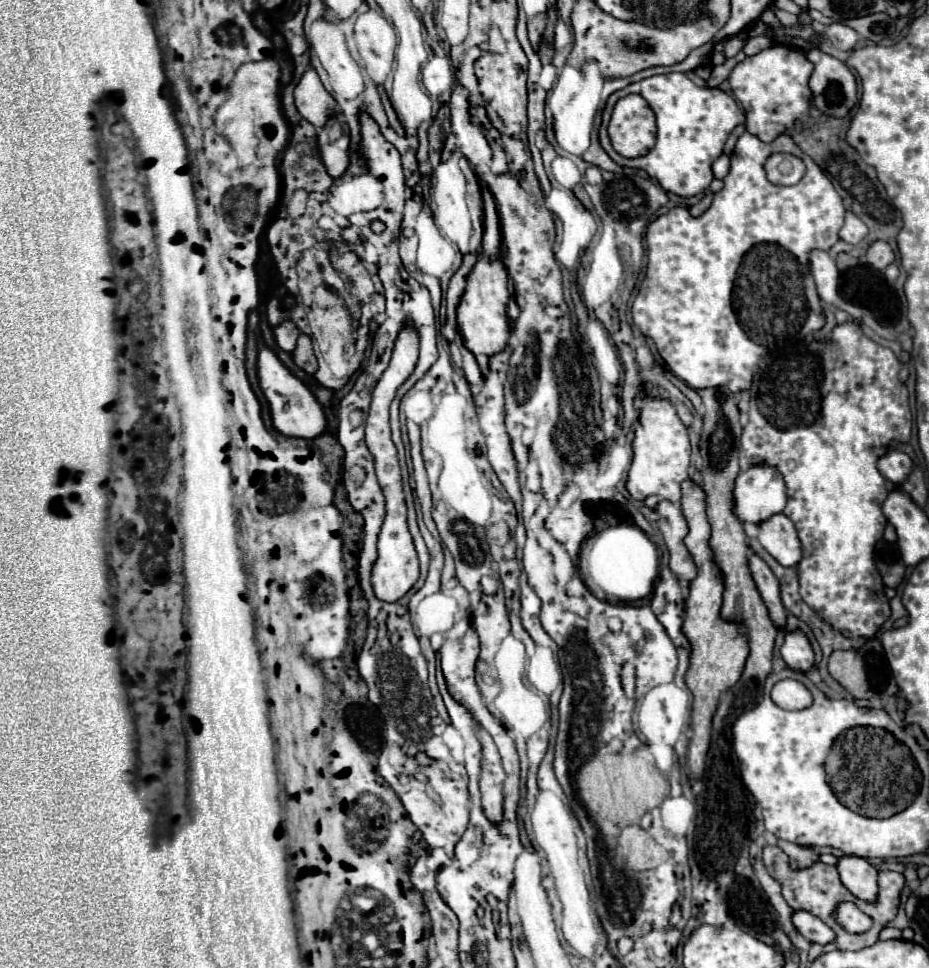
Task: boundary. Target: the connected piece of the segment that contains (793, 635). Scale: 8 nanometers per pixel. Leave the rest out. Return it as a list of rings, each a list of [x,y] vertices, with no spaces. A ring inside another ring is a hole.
[[[790,631],[786,633],[786,641],[782,645],[782,659],[786,667],[796,671],[808,671],[814,663],[814,651],[810,647],[810,641],[802,631]]]

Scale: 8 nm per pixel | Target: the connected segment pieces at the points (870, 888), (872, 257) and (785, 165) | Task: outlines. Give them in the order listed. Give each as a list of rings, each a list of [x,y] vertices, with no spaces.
[[[842,857],[838,861],[838,873],[844,887],[858,899],[874,903],[878,895],[878,871],[860,857]]]
[[[876,241],[876,243],[870,245],[866,259],[868,259],[868,263],[874,269],[882,271],[882,269],[886,269],[894,261],[894,251],[892,251],[892,247],[886,241]]]
[[[776,153],[766,161],[766,175],[776,185],[794,185],[804,175],[804,163],[786,153]]]

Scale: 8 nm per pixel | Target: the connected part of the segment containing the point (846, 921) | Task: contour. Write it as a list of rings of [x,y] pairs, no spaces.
[[[840,903],[836,911],[836,919],[842,923],[844,929],[852,931],[864,931],[872,923],[868,915],[864,915],[854,903]]]

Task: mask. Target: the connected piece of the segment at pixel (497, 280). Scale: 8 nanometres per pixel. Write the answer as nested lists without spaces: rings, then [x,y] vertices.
[[[480,255],[476,267],[472,269],[466,291],[458,305],[458,329],[464,341],[464,347],[474,355],[496,355],[498,351],[504,351],[510,337],[510,319],[508,319],[508,273],[502,263],[498,261],[486,261],[484,255]]]

